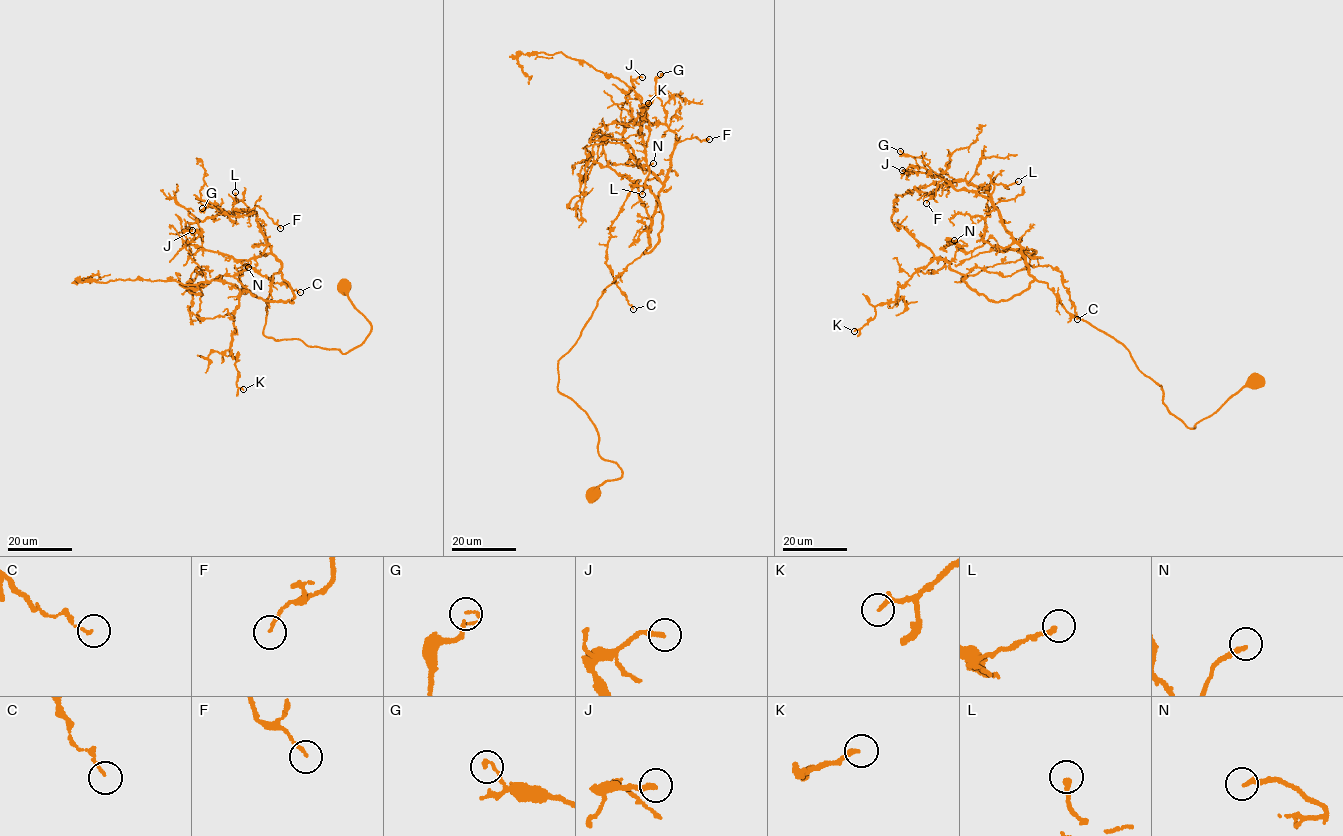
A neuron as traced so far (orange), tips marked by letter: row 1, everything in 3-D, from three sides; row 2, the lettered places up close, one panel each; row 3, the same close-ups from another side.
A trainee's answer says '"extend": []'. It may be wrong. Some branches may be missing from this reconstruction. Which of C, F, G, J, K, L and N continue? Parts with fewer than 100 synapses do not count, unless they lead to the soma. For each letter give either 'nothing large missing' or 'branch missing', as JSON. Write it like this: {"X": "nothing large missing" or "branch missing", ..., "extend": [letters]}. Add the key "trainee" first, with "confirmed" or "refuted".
{"trainee": "confirmed", "C": "nothing large missing", "F": "nothing large missing", "G": "nothing large missing", "J": "nothing large missing", "K": "nothing large missing", "L": "nothing large missing", "N": "nothing large missing", "extend": []}

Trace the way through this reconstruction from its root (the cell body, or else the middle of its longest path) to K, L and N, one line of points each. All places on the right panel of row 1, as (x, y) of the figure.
K: (1255, 381), (1188, 428), (1127, 348), (1048, 284), (996, 302), (943, 259), (854, 331)
L: (1255, 381), (1186, 427), (1127, 348), (1029, 273), (991, 195), (996, 183), (1018, 181)
N: (1255, 381), (1188, 428), (1127, 348), (1048, 284), (997, 302), (971, 290), (950, 267), (967, 244), (954, 240)

